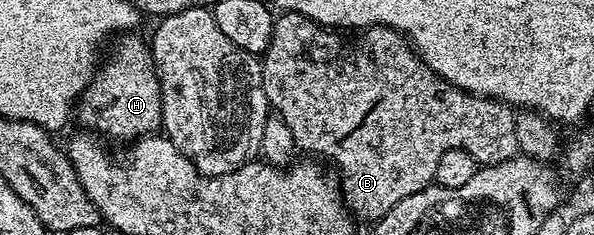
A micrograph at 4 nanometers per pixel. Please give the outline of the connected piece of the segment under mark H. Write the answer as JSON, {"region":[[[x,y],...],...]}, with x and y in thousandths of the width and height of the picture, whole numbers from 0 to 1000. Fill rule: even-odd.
{"region":[[[200,149],[185,179],[187,230],[175,260],[172,247],[130,434],[130,498],[133,481],[133,515],[140,528],[135,536],[175,587],[195,583],[200,600],[214,604],[259,570],[274,523],[271,370],[253,187],[242,162],[239,174],[234,157],[221,153],[227,149]]]}

